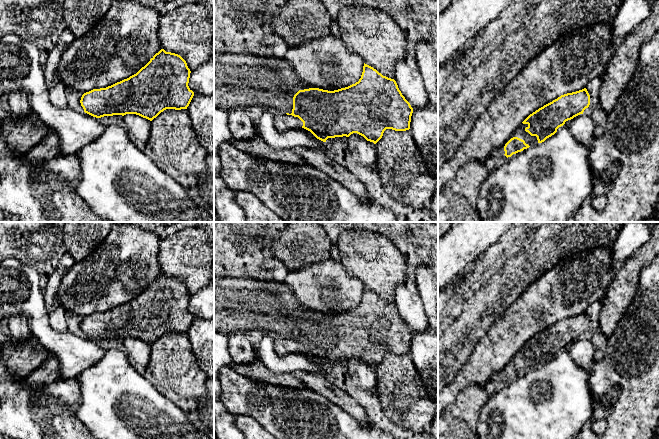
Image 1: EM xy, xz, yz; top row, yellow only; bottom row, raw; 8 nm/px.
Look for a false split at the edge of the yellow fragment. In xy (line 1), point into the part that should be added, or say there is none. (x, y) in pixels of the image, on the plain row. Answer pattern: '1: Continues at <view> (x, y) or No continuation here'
1: No continuation here

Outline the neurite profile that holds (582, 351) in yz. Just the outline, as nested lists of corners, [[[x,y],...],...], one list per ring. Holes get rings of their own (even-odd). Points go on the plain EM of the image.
[[[580,338],[570,344],[571,349],[568,352],[574,362],[586,371],[590,371],[595,363],[594,348],[590,340]]]

